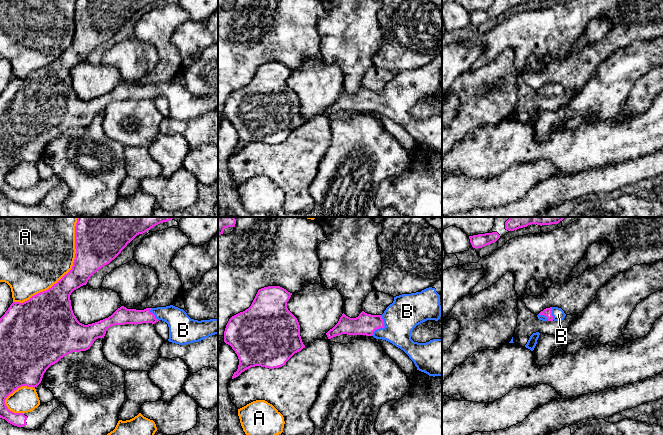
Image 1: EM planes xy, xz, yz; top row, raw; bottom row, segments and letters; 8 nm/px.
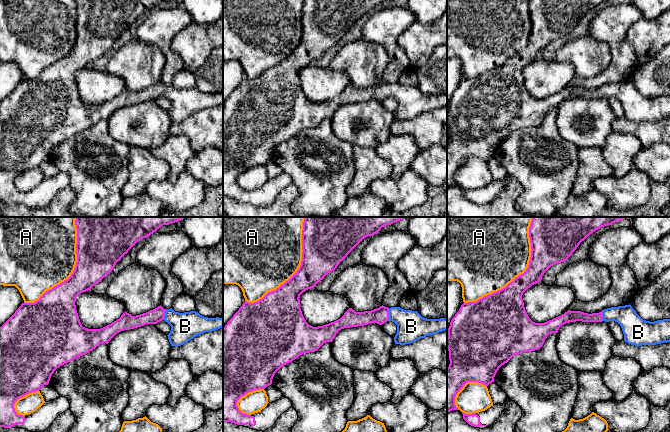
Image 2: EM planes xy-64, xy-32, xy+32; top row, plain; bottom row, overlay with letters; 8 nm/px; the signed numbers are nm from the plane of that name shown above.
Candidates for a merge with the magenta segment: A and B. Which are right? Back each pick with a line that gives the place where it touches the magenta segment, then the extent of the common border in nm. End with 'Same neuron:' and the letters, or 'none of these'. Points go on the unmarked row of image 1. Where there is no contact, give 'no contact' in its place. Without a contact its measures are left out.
B: contact xz (382, 103); length 190 nm
Same neuron: B

